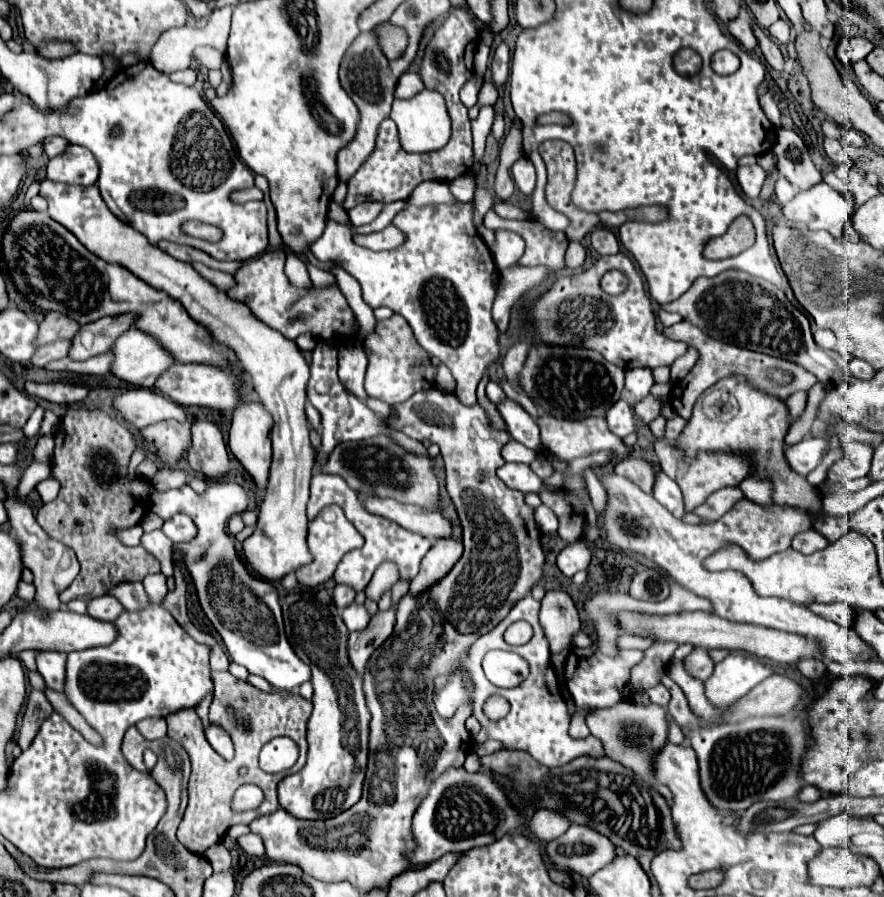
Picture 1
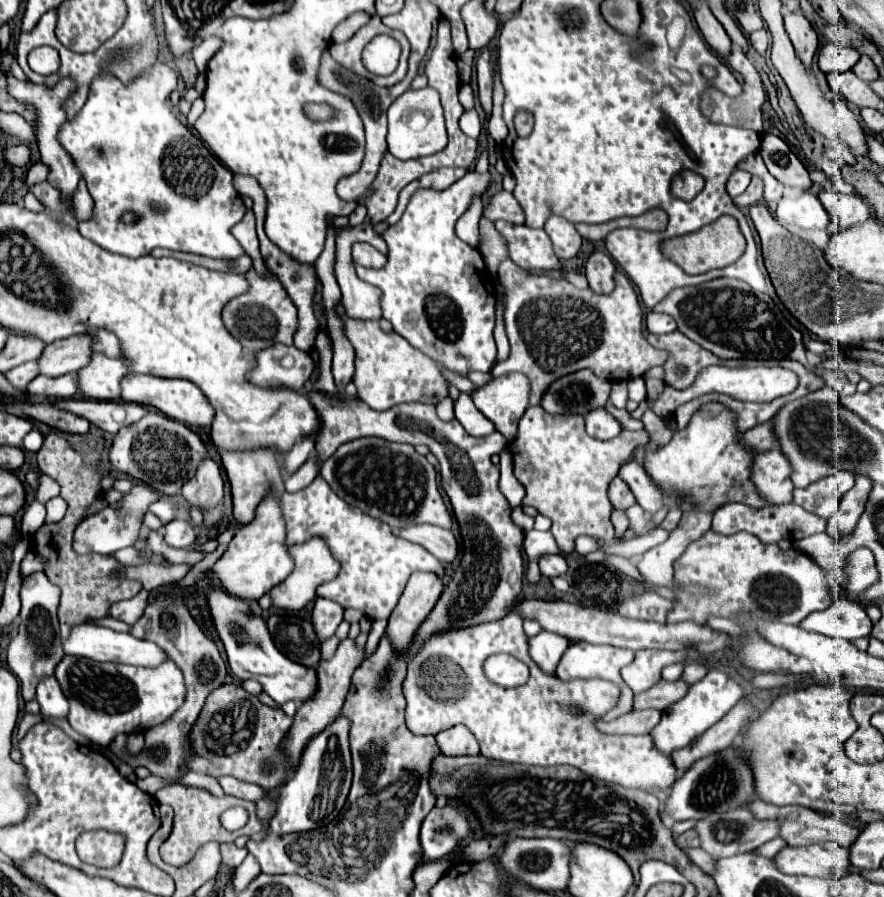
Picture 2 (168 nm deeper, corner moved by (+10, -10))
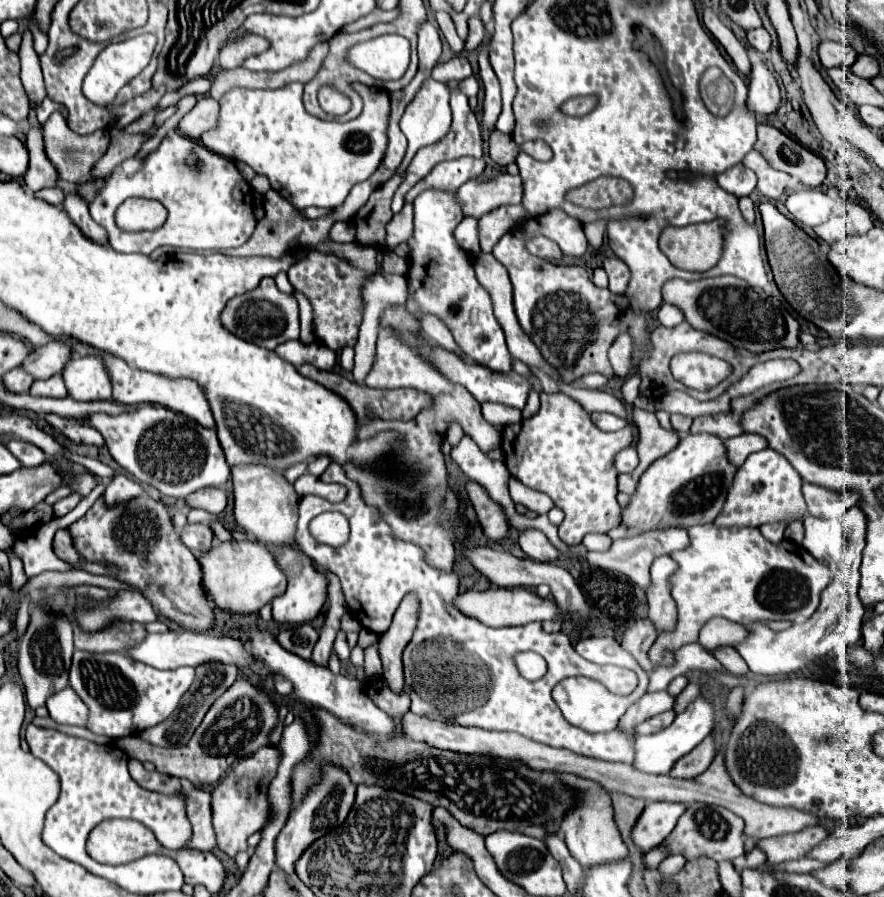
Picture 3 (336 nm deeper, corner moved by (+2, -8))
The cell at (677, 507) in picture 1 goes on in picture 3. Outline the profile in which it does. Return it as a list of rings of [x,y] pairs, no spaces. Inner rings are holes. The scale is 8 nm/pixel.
[[[633,446],[621,450],[615,458],[615,466],[617,466],[617,472],[633,472],[639,464],[639,458],[637,458],[637,450]]]

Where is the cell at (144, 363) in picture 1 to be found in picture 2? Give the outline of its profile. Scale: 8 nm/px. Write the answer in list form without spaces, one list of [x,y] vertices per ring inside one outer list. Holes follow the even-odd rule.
[[[91,354],[91,362],[77,372],[77,386],[85,398],[119,400],[119,382],[127,374],[125,362],[107,358],[105,354]]]

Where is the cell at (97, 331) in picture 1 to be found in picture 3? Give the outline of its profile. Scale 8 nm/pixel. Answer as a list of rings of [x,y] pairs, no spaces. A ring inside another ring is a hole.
[[[47,342],[39,348],[35,348],[29,358],[25,360],[23,368],[39,378],[49,378],[55,374],[61,374],[61,368],[65,368],[65,364],[75,356],[73,348],[67,342]]]

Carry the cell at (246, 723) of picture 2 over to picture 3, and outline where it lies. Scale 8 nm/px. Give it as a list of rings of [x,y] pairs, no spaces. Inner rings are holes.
[[[237,680],[205,714],[201,726],[195,730],[187,746],[163,748],[141,740],[138,734],[121,738],[116,746],[129,758],[151,762],[161,774],[179,776],[187,780],[221,780],[239,758],[251,756],[263,746],[271,746],[271,732],[279,724],[279,714],[269,696],[247,680]]]

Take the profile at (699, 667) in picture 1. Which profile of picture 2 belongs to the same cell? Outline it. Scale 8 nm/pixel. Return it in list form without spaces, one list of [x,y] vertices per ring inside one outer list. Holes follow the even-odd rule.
[[[661,680],[657,686],[653,686],[651,690],[645,690],[641,694],[635,694],[635,702],[633,702],[633,710],[645,710],[645,708],[655,708],[659,712],[663,712],[665,708],[669,708],[673,702],[677,702],[681,696],[685,696],[689,690],[687,684],[683,684],[681,680],[677,682],[667,682]]]

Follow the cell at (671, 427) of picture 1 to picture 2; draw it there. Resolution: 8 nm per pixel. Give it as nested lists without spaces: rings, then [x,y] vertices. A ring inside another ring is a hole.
[[[529,406],[527,412],[523,414],[523,418],[519,420],[517,436],[513,442],[507,444],[507,450],[513,456],[515,478],[523,484],[523,488],[527,492],[523,498],[523,504],[535,506],[539,510],[539,514],[553,520],[551,534],[555,536],[561,550],[571,554],[573,546],[575,546],[575,538],[581,534],[601,538],[607,544],[613,542],[615,530],[609,520],[613,506],[607,498],[607,486],[609,486],[611,478],[617,476],[621,464],[631,458],[633,450],[637,446],[645,446],[647,442],[649,442],[649,436],[643,430],[641,432],[621,430],[619,436],[613,440],[605,440],[605,442],[595,440],[585,432],[585,422],[583,422],[581,414],[549,414],[541,406]]]

